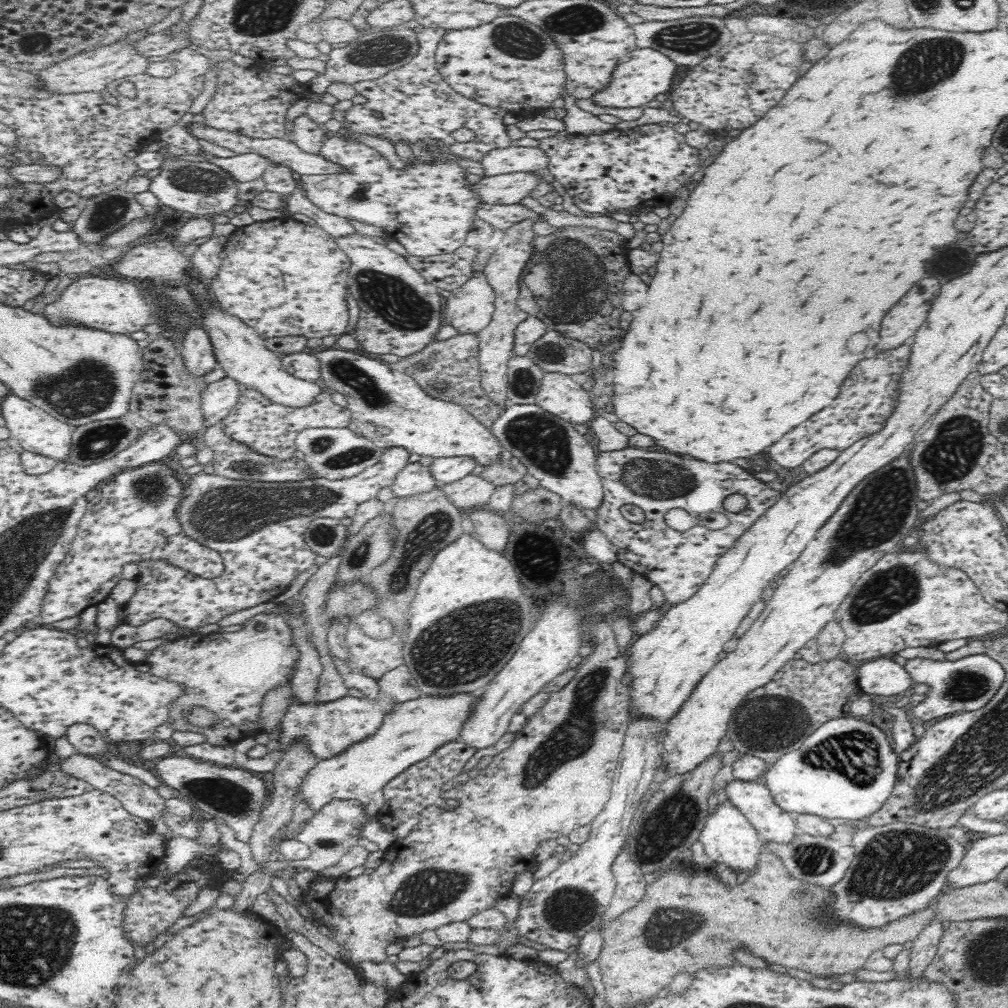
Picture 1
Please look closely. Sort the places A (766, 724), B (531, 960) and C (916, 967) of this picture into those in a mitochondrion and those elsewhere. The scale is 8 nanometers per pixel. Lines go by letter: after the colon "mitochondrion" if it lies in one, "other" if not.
A: mitochondrion
B: other
C: other

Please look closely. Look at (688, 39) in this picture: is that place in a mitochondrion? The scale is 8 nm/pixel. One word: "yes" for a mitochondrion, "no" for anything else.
yes

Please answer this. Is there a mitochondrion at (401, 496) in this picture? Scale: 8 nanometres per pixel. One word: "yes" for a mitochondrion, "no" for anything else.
no

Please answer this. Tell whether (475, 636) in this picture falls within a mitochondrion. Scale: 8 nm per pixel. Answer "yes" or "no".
yes

